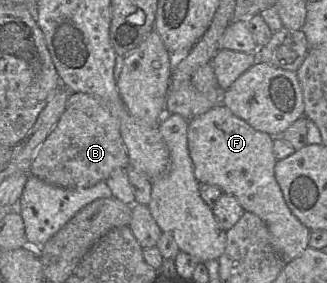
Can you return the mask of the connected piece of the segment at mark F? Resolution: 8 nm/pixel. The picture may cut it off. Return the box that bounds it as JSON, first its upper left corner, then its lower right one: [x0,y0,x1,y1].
[188,103,311,263]

